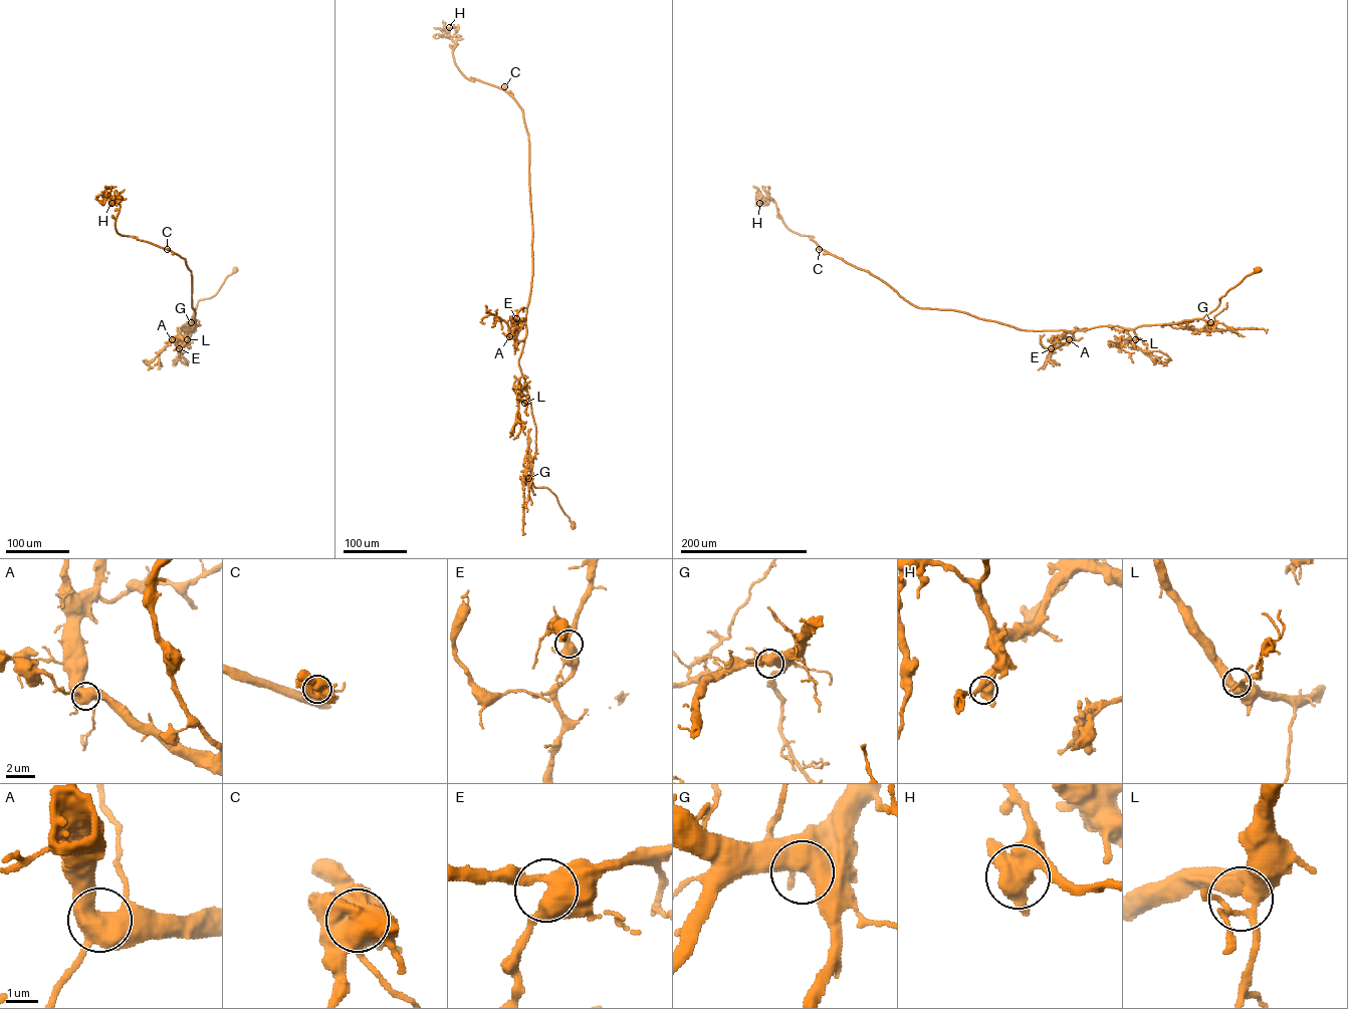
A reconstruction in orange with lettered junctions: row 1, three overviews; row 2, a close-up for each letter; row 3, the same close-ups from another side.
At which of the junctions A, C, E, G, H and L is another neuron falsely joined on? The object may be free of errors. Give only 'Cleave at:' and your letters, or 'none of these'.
Cleave at: none of these

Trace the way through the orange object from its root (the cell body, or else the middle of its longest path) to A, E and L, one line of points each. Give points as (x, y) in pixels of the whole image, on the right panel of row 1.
A: (1257, 269), (1201, 318), (1133, 329), (1099, 326), (1074, 330), (1069, 339)
E: (1257, 269), (1201, 318), (1075, 330), (1070, 343), (1051, 348)
L: (1257, 269), (1230, 288), (1219, 298), (1218, 306), (1201, 318), (1139, 326), (1133, 329), (1135, 339)

